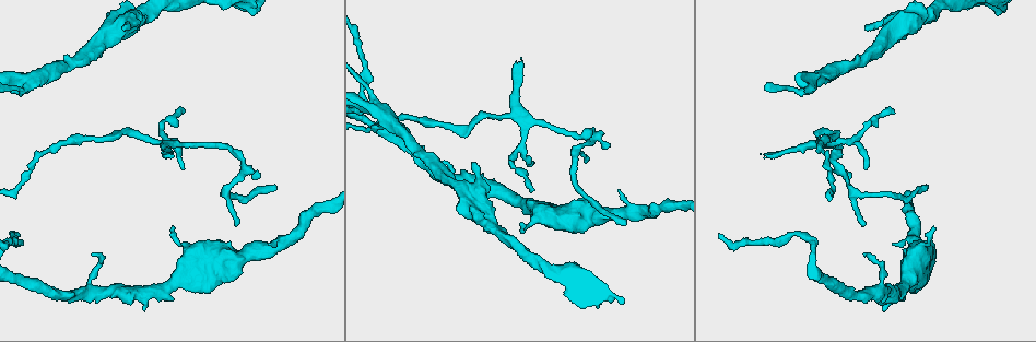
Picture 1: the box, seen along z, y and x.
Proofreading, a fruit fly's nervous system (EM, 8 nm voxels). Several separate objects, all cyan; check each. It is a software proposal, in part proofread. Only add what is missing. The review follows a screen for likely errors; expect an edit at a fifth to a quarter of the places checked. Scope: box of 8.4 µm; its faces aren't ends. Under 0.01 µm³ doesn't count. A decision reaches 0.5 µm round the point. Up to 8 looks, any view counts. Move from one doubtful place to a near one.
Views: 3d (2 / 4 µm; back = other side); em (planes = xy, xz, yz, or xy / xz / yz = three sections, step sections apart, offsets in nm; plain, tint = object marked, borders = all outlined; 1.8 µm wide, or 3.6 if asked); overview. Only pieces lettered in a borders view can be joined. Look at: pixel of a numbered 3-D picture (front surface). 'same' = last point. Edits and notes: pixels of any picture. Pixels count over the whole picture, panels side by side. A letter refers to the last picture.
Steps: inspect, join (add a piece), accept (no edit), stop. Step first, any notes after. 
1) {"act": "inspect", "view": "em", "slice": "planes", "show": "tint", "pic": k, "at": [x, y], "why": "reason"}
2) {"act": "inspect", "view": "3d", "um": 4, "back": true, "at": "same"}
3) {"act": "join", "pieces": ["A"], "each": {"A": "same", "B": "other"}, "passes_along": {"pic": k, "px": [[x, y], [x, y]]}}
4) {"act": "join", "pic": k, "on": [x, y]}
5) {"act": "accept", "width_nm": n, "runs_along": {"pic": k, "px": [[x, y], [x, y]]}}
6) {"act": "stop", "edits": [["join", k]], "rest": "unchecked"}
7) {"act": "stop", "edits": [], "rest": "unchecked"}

{"act": "inspect", "view": "em", "slice": "planes", "show": "plain", "pic": 1, "at": [837, 164], "why": "thin neck"}

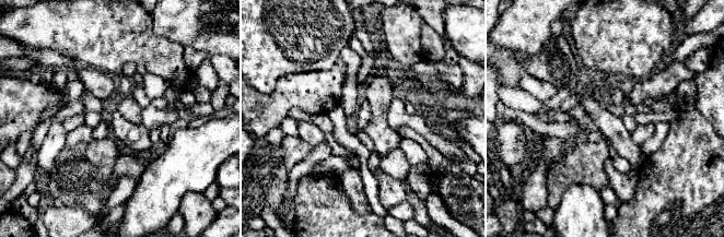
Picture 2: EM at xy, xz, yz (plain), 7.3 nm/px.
{"act": "inspect", "view": "em", "slice": "planes", "show": "tint", "at": "same", "why": "with the object marked"}

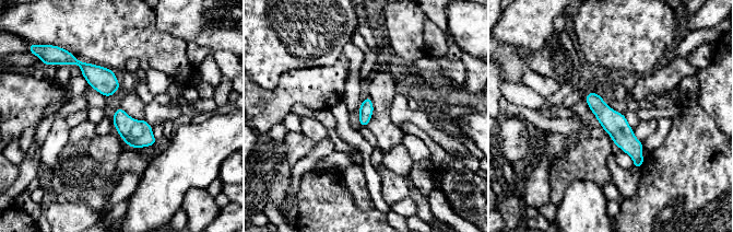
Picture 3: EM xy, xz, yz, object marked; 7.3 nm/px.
{"act": "inspect", "view": "em", "slice": "planes", "show": "borders", "at": "same", "why": "what lies round it"}

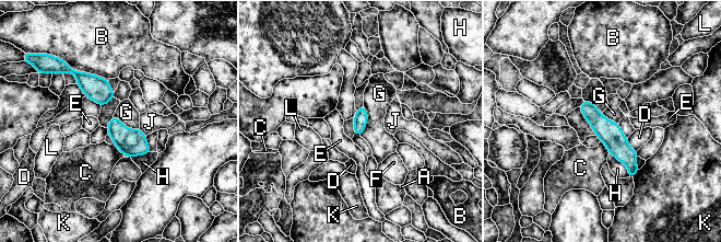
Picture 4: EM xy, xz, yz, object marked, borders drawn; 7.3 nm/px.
{"act": "accept", "each": {"A": "other", "B": "other", "C": "other", "D": "other", "E": "other", "F": "other", "G": "other", "H": "other", "J": "other", "K": "other", "L": "other"}, "runs_along": {"pic": 4, "px": [[584, 104], [628, 157], [631, 174]]}, "found": "none of them fits"}

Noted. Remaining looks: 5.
{"act": "inspect", "view": "3d", "um": 4, "back": true, "pic": 1, "at": [522, 62]}

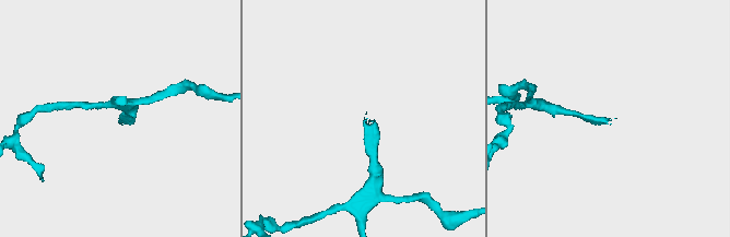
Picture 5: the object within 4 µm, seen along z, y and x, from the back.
{"act": "inspect", "view": "em", "slice": "planes", "show": "borders", "pic": 5, "at": [364, 117], "why": "need the tissue"}

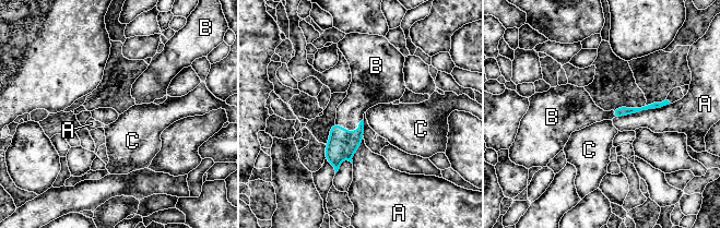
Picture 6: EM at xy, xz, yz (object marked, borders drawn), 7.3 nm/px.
{"act": "join", "pieces": ["B"], "each": {"A": "other", "B": "same", "C": "other"}, "passes_along": {"pic": 6, "px": [[342, 144], [350, 132], [350, 112]]}, "found": "the cell continues"}

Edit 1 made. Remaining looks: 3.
{"act": "inspect", "view": "overview"}

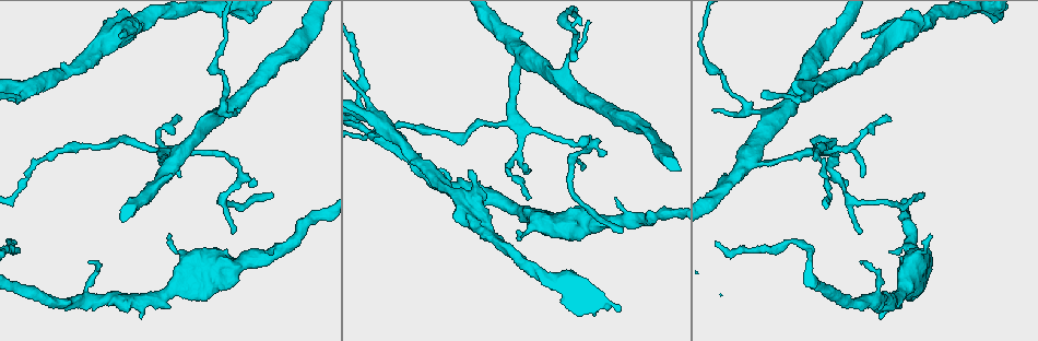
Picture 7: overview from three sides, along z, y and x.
{"act": "inspect", "view": "em", "slice": "xy", "step": 16, "show": "borders", "pic": 7, "at": [529, 197]}

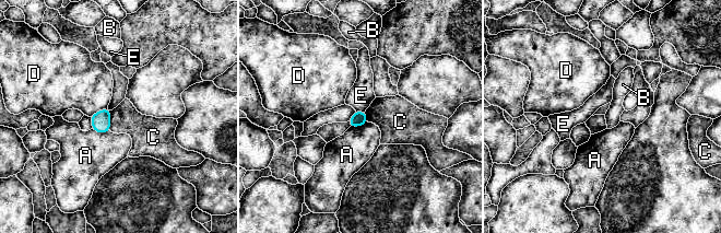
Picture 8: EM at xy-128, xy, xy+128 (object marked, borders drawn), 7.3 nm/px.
{"act": "inspect", "view": "em", "slice": "planes", "show": "borders", "at": "same"}

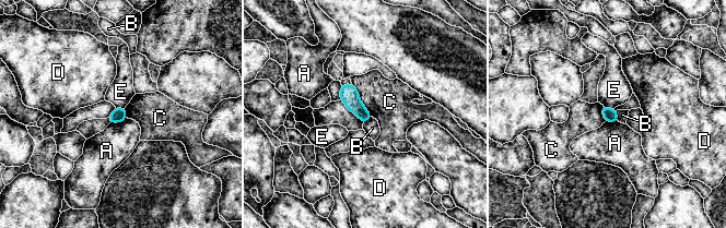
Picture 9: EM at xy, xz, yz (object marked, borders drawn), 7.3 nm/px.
{"act": "accept", "width_nm": 100, "each": {"A": "other", "B": "other", "C": "other", "D": "other", "E": "other"}, "border": {"pic": 9, "px": [[352, 83], [359, 99], [373, 117]]}, "found": "none of them fits"}

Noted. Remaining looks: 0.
{"act": "stop", "edits": [["join", 6]], "rest": "unchecked"}

